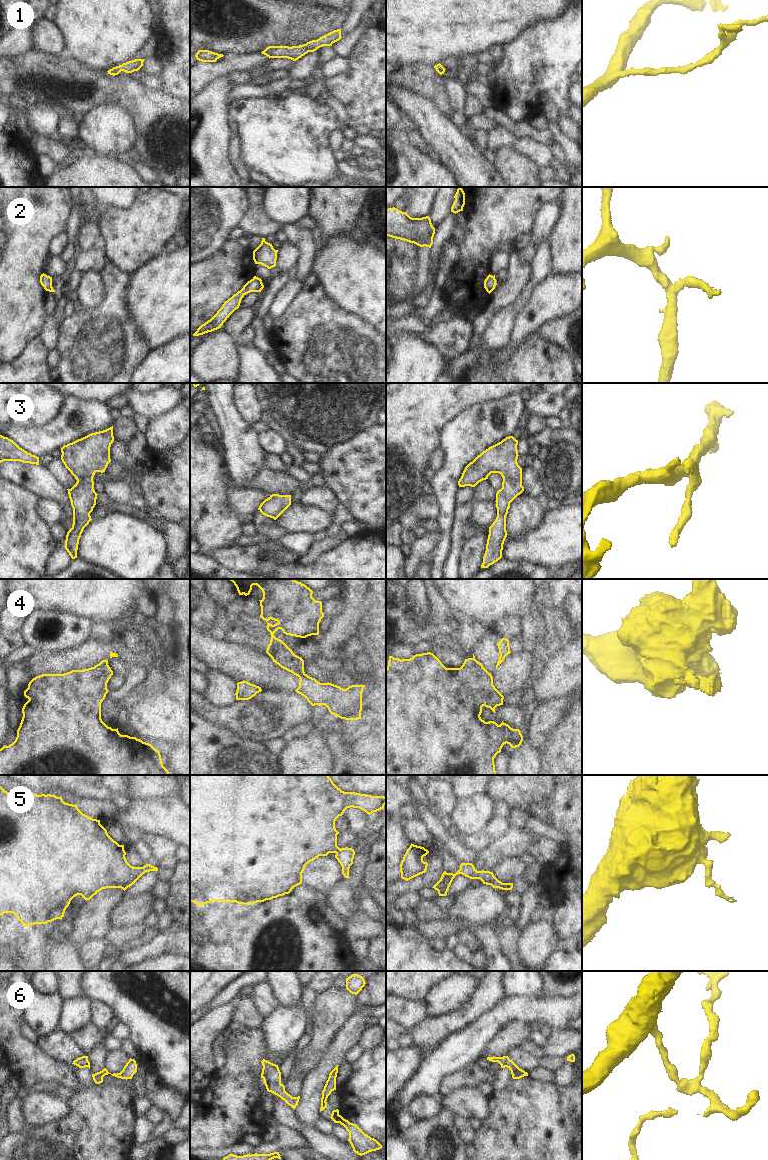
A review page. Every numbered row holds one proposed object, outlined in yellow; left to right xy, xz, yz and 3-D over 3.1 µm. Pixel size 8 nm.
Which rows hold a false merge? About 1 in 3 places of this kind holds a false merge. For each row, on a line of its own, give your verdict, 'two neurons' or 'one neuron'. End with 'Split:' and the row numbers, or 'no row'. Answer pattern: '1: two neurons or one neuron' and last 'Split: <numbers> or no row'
1: one neuron
2: one neuron
3: one neuron
4: two neurons
5: two neurons
6: one neuron
Split: 4, 5

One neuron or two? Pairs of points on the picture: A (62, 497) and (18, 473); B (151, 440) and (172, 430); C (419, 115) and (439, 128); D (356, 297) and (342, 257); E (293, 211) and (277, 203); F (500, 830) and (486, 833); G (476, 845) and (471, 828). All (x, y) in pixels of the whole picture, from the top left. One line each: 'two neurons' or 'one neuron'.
A: one neuron
B: one neuron
C: one neuron
D: one neuron
E: one neuron
F: one neuron
G: two neurons

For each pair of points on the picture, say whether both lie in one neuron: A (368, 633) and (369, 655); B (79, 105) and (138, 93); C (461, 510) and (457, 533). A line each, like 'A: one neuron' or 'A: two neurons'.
A: one neuron
B: one neuron
C: one neuron

